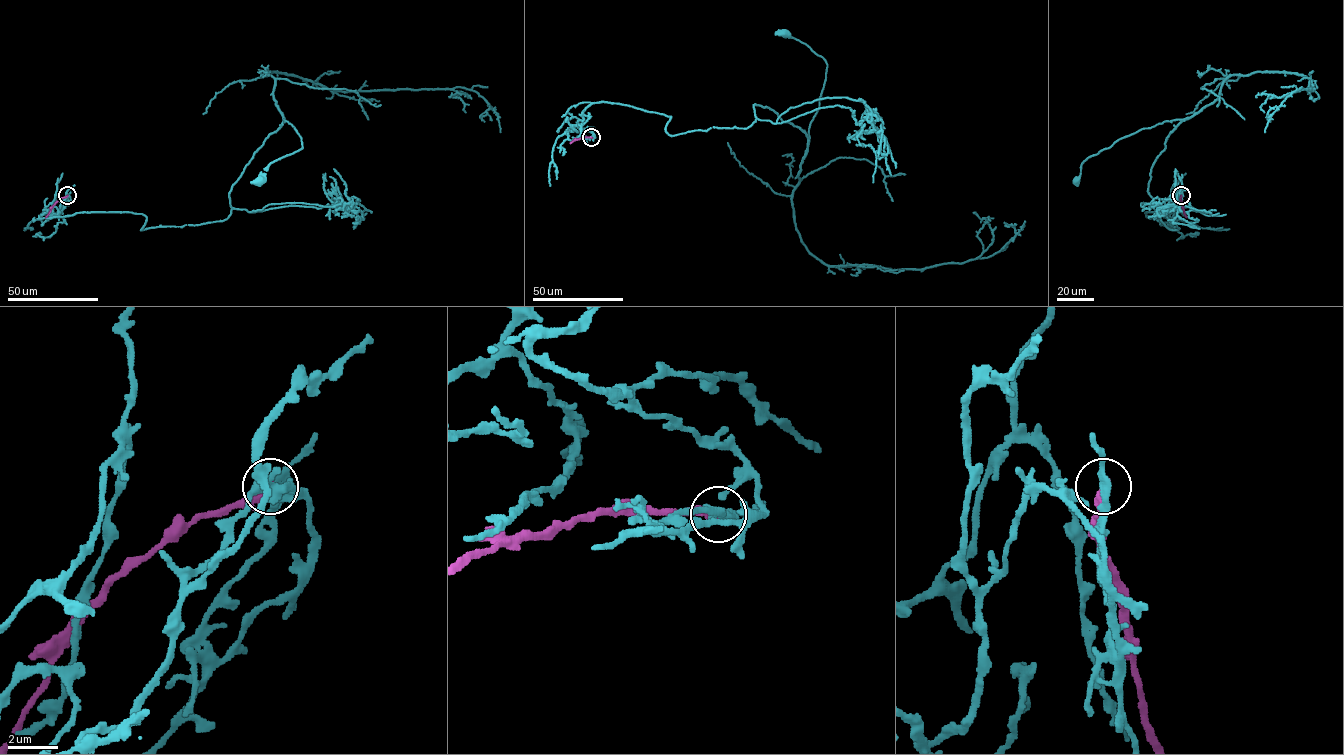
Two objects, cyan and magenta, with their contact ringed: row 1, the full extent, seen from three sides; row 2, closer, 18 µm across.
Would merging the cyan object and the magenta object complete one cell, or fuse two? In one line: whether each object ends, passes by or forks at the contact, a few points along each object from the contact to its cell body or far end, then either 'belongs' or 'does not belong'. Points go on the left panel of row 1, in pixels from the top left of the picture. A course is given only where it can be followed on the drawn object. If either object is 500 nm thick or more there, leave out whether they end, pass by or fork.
cyan forks | magenta ends | cyan via (67, 195), (53, 214), (141, 213), (141, 230), (223, 221), (232, 185), (284, 120), (302, 147), (259, 181) | magenta via (67, 195), (57, 201), (45, 217) | does not belong

